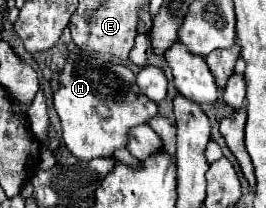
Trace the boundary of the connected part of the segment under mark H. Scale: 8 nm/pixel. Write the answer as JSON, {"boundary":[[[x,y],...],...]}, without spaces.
{"boundary":[[[73,50],[67,56],[65,66],[59,72],[59,86],[53,90],[53,108],[59,114],[61,128],[63,128],[63,142],[67,150],[79,160],[91,158],[111,158],[113,150],[125,148],[127,134],[133,126],[147,124],[149,118],[157,114],[157,104],[151,102],[147,96],[139,94],[135,86],[135,72],[119,62],[103,60],[101,54],[93,54],[87,50]]]}

